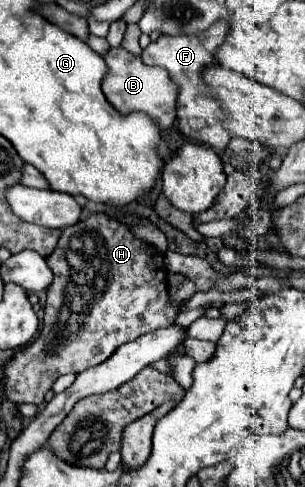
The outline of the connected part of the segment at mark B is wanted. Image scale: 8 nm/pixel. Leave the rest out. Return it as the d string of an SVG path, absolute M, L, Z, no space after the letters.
M112 47L104 59L108 65L108 75L102 83L102 91L110 101L110 105L114 105L114 109L120 115L142 111L154 117L160 123L160 129L168 129L176 119L176 97L178 97L178 85L170 79L168 71L162 67L144 65L140 57L128 53L122 47Z

